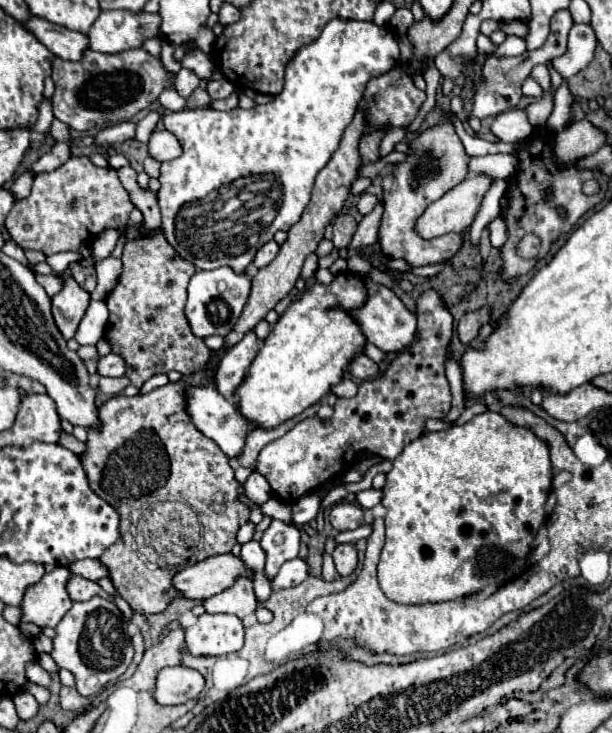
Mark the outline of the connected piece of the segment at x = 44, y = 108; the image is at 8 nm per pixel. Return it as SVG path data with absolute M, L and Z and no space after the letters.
M44 99L44 101L40 103L40 115L38 115L38 121L36 121L36 125L34 125L34 131L38 131L38 133L48 133L52 119L54 119L54 115L52 115L52 105Z

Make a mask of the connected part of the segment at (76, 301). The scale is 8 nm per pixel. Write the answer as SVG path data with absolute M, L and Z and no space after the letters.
M66 277L62 289L52 297L52 315L64 339L72 339L80 319L90 303L90 293L84 291L72 277Z

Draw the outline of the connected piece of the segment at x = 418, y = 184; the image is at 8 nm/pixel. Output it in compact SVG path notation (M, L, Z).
M450 119L418 133L412 141L408 141L408 147L412 149L412 153L406 153L406 159L396 163L394 173L382 179L384 213L378 231L380 249L386 257L404 259L412 267L444 263L452 259L454 253L460 249L462 235L446 233L436 241L426 241L414 231L414 223L420 213L424 213L424 209L430 205L430 201L440 199L444 193L448 193L452 187L466 179L470 157L466 155L464 145L456 135L456 129Z

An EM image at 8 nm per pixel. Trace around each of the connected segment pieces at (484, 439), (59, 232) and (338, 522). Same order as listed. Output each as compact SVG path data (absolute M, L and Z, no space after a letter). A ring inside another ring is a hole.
M488 411L482 415L476 415L464 425L452 425L448 431L438 433L424 433L416 441L404 447L404 451L394 459L392 471L386 475L384 485L384 499L382 505L386 507L386 545L380 555L378 563L378 583L382 593L396 601L396 603L438 603L438 601L452 601L462 599L468 595L474 595L490 585L504 585L508 581L508 575L526 563L526 555L530 553L532 541L540 529L540 525L546 521L544 505L552 491L552 463L550 453L544 441L540 441L536 435L532 435L528 429L510 425L502 415Z
M72 157L56 171L36 175L32 193L16 201L4 225L18 247L52 255L76 251L82 241L90 241L106 229L126 227L132 209L134 205L114 169L96 167L88 157Z
M340 501L332 507L330 511L330 523L336 531L348 531L348 529L356 529L362 523L362 509L354 503L348 501Z

